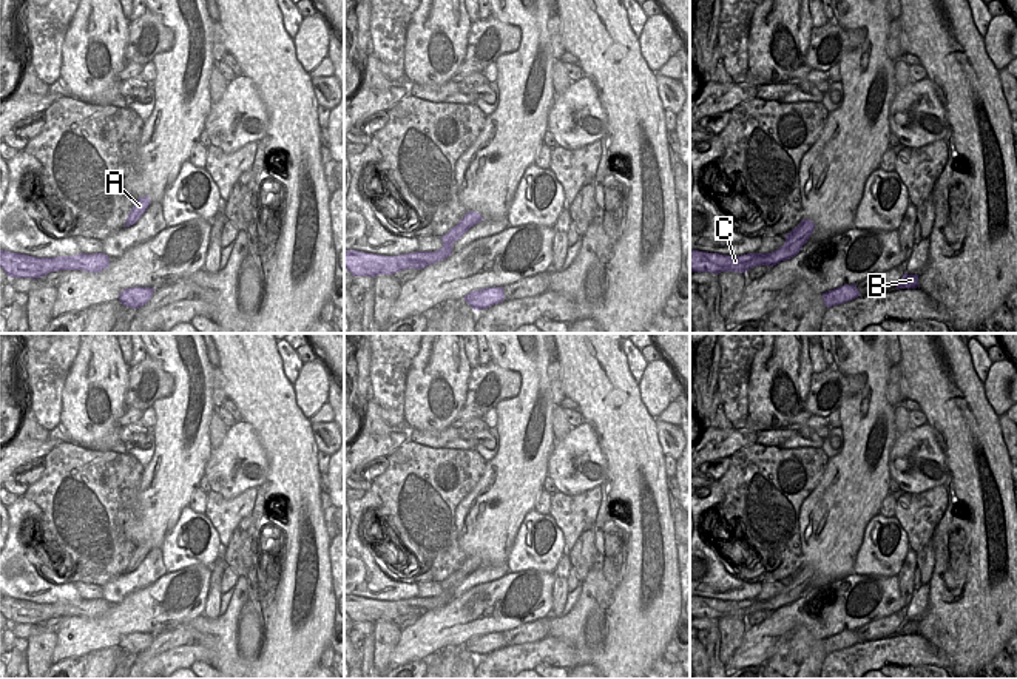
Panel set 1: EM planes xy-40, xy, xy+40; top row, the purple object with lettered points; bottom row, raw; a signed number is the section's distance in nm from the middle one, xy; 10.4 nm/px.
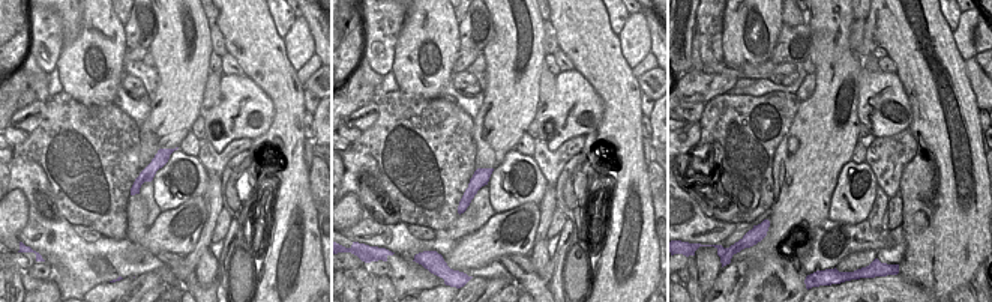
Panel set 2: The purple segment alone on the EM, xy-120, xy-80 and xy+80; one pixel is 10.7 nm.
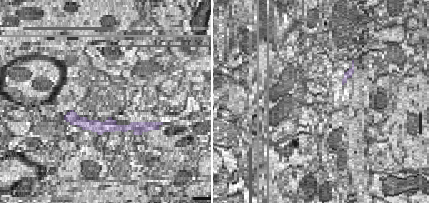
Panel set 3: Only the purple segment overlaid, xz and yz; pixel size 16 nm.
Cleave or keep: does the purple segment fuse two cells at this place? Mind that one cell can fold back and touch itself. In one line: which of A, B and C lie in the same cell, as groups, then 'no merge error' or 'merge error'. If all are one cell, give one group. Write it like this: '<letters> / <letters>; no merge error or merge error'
A / B C; merge error

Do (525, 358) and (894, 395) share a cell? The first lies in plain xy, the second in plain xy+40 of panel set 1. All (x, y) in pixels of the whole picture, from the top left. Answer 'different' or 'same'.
different

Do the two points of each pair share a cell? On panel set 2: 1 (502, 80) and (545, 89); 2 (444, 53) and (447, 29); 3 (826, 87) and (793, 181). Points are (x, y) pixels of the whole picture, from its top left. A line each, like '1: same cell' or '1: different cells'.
1: different cells
2: same cell
3: same cell

